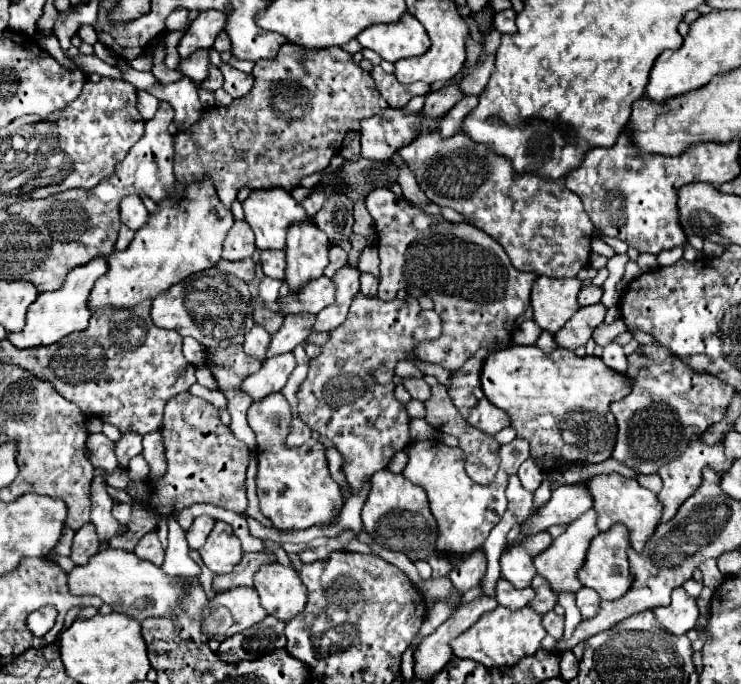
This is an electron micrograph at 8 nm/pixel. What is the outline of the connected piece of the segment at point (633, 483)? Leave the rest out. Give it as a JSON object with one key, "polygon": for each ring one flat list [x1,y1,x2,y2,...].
{"polygon":[[599,474,599,476,591,476,583,482,579,482,581,486,585,486,585,490,591,494,593,498,593,510,597,510,597,528,599,530,607,530,611,524,615,522,621,522,627,526,629,530,629,542,631,546,641,552,647,538,653,534,657,522,659,522,659,516,661,516,661,504,657,500,657,496,639,486,637,480,633,478,625,478,621,474]]}

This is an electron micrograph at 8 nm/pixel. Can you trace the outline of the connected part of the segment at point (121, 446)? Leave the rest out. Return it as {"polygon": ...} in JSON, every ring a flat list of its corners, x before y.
{"polygon":[[123,434,119,442,115,442,115,454,121,468,129,466,129,460,137,454,141,454,141,436,139,434]]}

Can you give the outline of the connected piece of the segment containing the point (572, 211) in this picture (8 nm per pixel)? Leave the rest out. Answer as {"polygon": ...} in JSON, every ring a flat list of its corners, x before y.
{"polygon":[[461,130,451,138,443,138,439,132,421,134,409,146,397,150,397,154,405,158,409,170,417,174,417,184,421,186,429,202,439,204,441,208,447,206,457,210,461,216,465,216,469,224,479,226,479,230,485,230,489,236,493,236,505,248,507,256,511,258,511,264,517,270,549,278,573,278,581,268,589,264,589,252,591,252,589,244,595,226,591,224,587,212,583,210,579,196,565,188,565,178,547,180,527,172,517,174,509,158,495,154,491,146,473,142]]}

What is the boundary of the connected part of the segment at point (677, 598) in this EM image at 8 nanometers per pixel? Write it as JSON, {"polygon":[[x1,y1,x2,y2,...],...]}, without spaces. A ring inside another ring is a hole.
{"polygon":[[677,588,673,590,671,604,665,608,653,610,653,614,659,620,659,624,671,634,687,634,695,626,699,610,695,600,687,596,683,588]]}

